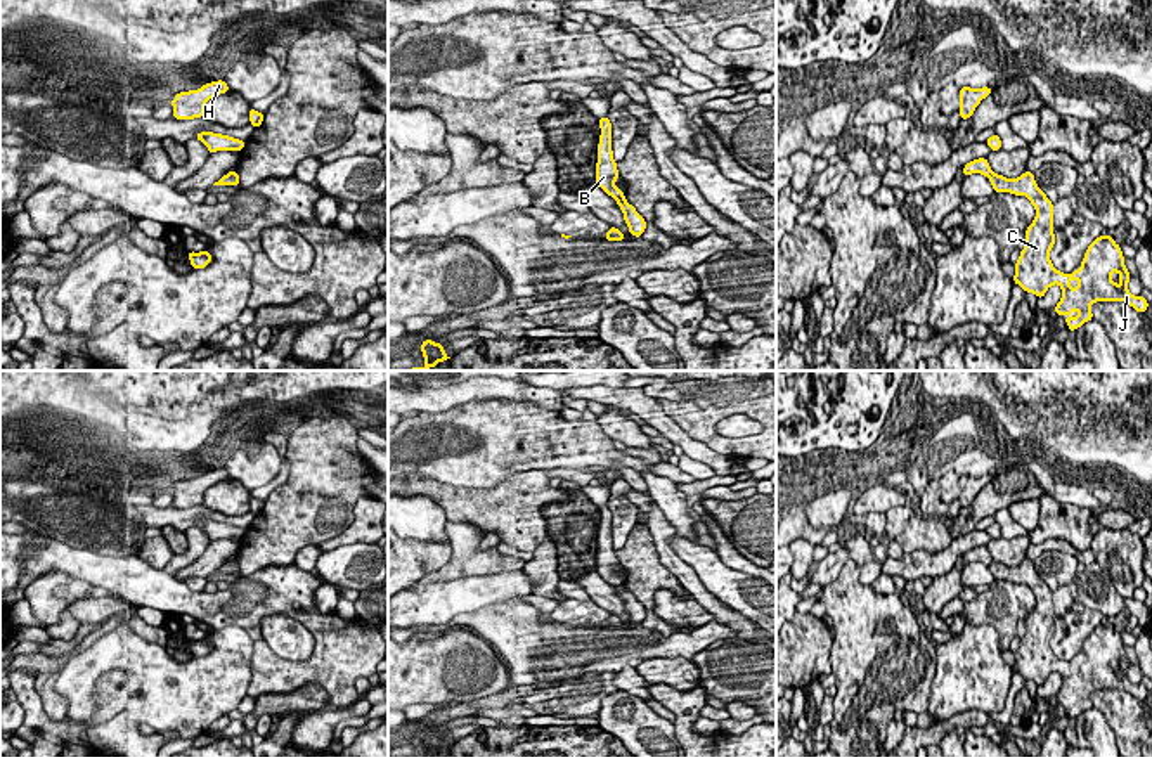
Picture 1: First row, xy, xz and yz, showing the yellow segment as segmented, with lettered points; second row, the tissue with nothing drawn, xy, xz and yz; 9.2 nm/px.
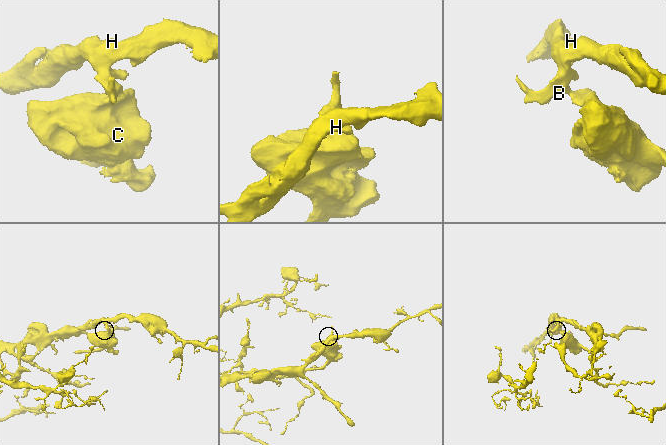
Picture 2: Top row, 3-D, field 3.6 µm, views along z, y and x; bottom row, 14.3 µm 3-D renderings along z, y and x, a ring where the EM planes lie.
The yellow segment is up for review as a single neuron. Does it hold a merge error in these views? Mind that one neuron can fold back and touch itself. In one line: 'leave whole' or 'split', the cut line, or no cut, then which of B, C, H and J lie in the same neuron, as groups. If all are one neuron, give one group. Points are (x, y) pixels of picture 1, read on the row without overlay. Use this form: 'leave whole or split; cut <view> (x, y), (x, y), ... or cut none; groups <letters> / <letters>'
split; cut xz (615, 584), (622, 586); groups B H / C J

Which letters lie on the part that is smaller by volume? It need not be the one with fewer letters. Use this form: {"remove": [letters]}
{"remove": ["C", "J"]}

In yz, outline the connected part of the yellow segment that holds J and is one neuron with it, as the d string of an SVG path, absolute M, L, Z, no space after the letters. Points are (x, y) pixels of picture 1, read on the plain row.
M1024 560L1017 566L991 561L989 570L994 580L1026 584L1034 594L1036 605L1026 618L1026 636L1013 653L1013 670L1038 686L1043 686L1050 674L1058 672L1062 686L1055 700L1067 703L1069 719L1093 707L1090 695L1097 689L1124 689L1140 702L1147 698L1149 689L1128 679L1129 660L1121 634L1112 624L1100 624L1088 634L1079 658L1058 660L1050 648L1055 632L1053 592L1034 570L1034 561Z

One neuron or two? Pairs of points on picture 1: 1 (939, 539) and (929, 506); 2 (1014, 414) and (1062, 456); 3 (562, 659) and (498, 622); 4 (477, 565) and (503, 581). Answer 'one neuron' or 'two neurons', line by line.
1: two neurons
2: one neuron
3: one neuron
4: two neurons

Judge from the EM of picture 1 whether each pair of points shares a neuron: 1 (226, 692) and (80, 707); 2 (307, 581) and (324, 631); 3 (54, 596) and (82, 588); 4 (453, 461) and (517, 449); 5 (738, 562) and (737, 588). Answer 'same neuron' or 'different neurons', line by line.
1: same neuron
2: same neuron
3: same neuron
4: same neuron
5: different neurons

